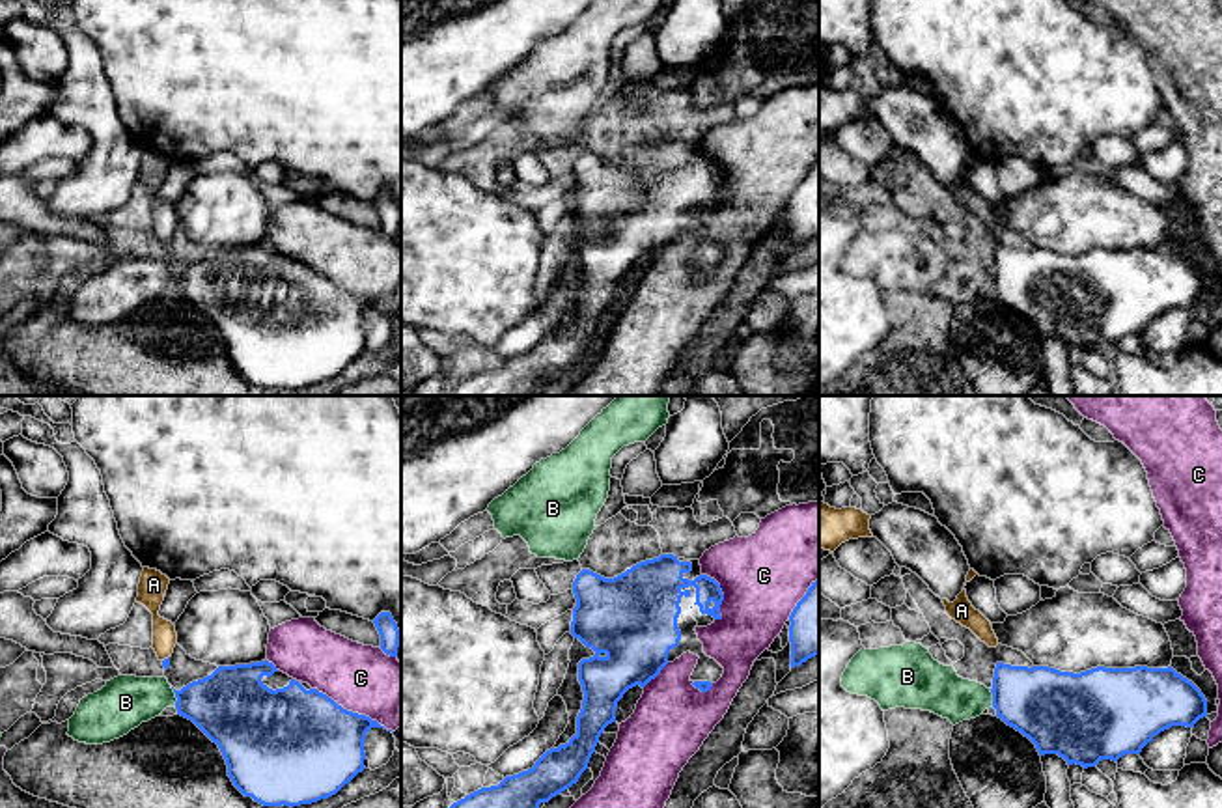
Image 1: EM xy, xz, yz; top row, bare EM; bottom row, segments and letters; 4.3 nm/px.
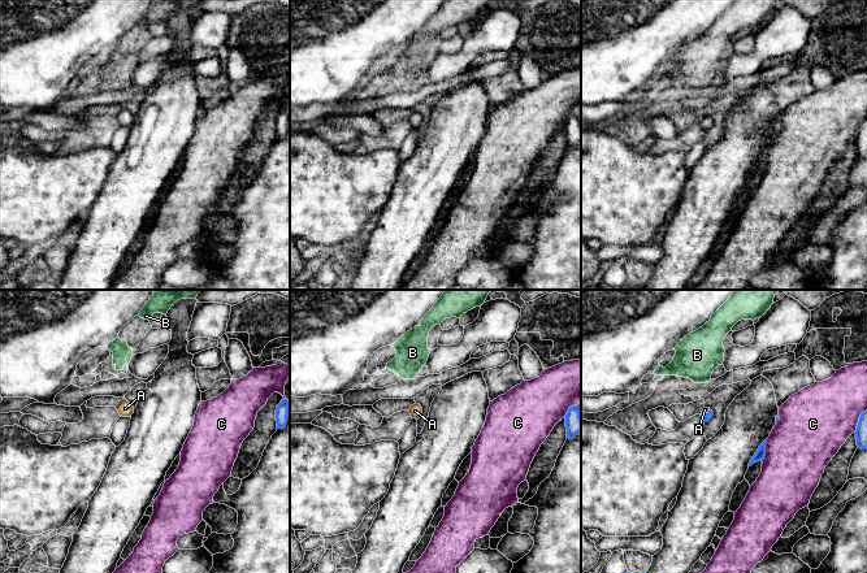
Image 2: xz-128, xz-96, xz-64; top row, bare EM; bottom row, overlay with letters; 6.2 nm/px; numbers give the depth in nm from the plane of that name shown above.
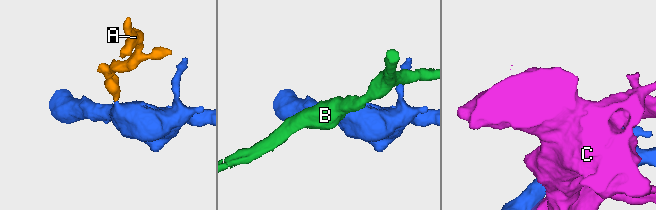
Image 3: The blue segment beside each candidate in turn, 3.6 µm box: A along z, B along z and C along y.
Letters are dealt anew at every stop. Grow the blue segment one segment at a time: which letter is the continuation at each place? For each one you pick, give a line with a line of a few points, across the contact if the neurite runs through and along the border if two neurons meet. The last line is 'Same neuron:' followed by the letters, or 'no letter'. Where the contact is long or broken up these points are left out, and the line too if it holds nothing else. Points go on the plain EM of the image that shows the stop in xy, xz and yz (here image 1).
A: xy (166, 243), (165, 241), (165, 219)
Same neuron: A

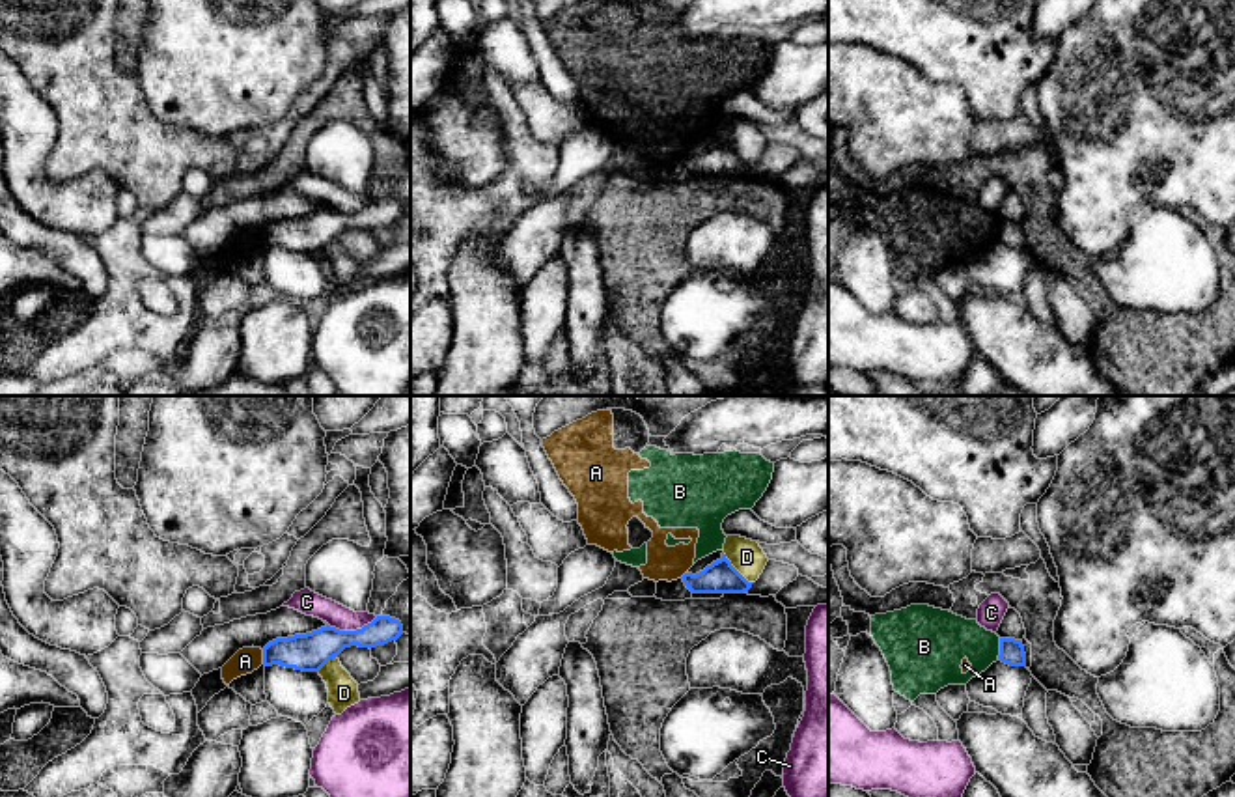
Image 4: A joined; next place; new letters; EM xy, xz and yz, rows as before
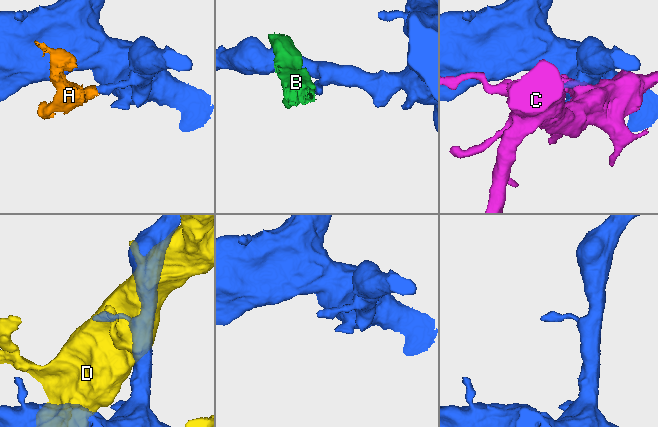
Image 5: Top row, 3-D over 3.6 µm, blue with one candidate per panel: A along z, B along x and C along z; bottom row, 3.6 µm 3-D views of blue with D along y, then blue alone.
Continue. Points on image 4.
Same neuron: no letter

